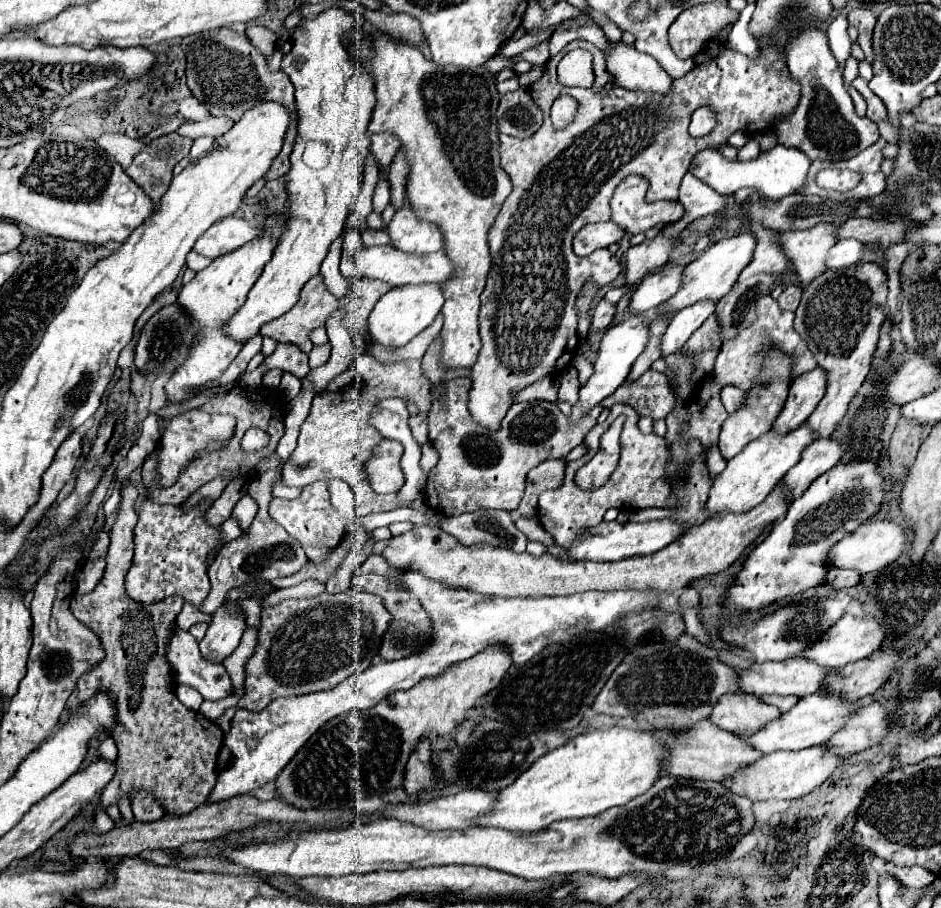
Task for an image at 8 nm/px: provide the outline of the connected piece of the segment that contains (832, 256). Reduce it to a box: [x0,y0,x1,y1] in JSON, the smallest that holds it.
[827,238,863,268]

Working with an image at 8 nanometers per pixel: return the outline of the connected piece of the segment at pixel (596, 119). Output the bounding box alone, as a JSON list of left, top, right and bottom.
[469,40,801,430]

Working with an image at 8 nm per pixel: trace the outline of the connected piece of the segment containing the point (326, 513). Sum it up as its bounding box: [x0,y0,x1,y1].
[269,480,341,564]

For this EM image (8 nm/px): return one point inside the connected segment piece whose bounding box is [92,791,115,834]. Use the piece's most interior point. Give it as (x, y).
(102, 823)

